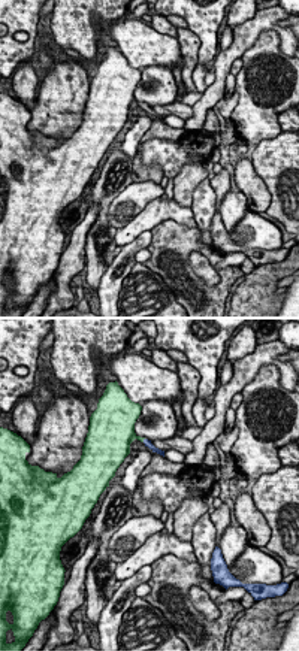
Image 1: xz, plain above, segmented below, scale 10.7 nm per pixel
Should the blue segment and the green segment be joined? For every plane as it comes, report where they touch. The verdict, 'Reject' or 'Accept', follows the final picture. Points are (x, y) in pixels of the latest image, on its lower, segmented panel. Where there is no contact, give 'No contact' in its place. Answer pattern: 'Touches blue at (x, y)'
No contact

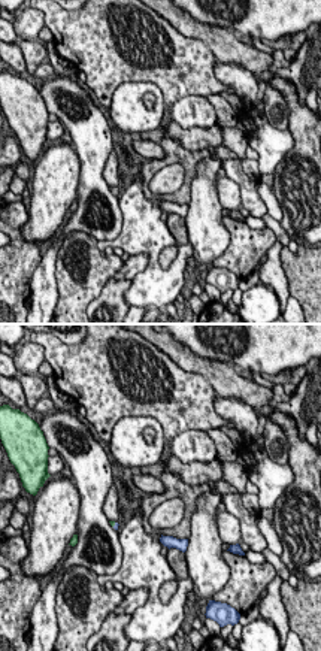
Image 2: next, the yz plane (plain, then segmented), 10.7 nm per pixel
Touches blue at (115, 524)

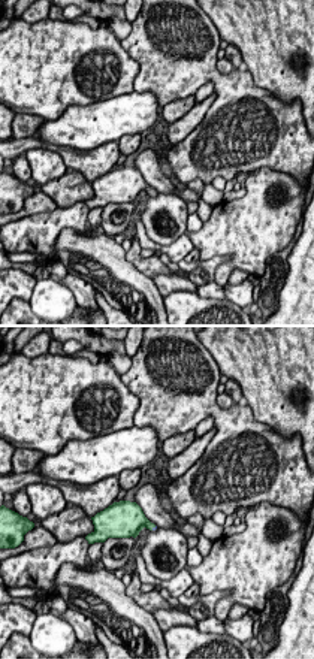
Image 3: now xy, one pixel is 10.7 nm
Touches blue at (153, 528)

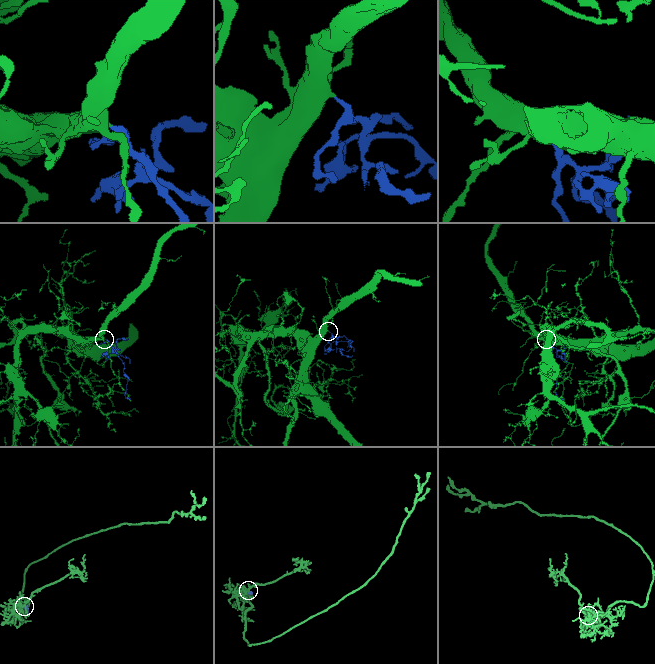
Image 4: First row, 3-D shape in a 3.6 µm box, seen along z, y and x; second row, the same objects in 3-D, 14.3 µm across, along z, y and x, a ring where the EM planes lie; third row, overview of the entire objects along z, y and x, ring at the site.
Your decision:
Accept

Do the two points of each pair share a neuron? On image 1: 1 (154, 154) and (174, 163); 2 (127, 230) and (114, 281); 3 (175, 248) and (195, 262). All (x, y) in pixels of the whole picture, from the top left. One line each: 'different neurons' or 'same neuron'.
1: same neuron
2: different neurons
3: different neurons

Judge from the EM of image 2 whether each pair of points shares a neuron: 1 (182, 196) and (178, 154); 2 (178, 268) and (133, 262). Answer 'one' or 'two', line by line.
1: one
2: two

